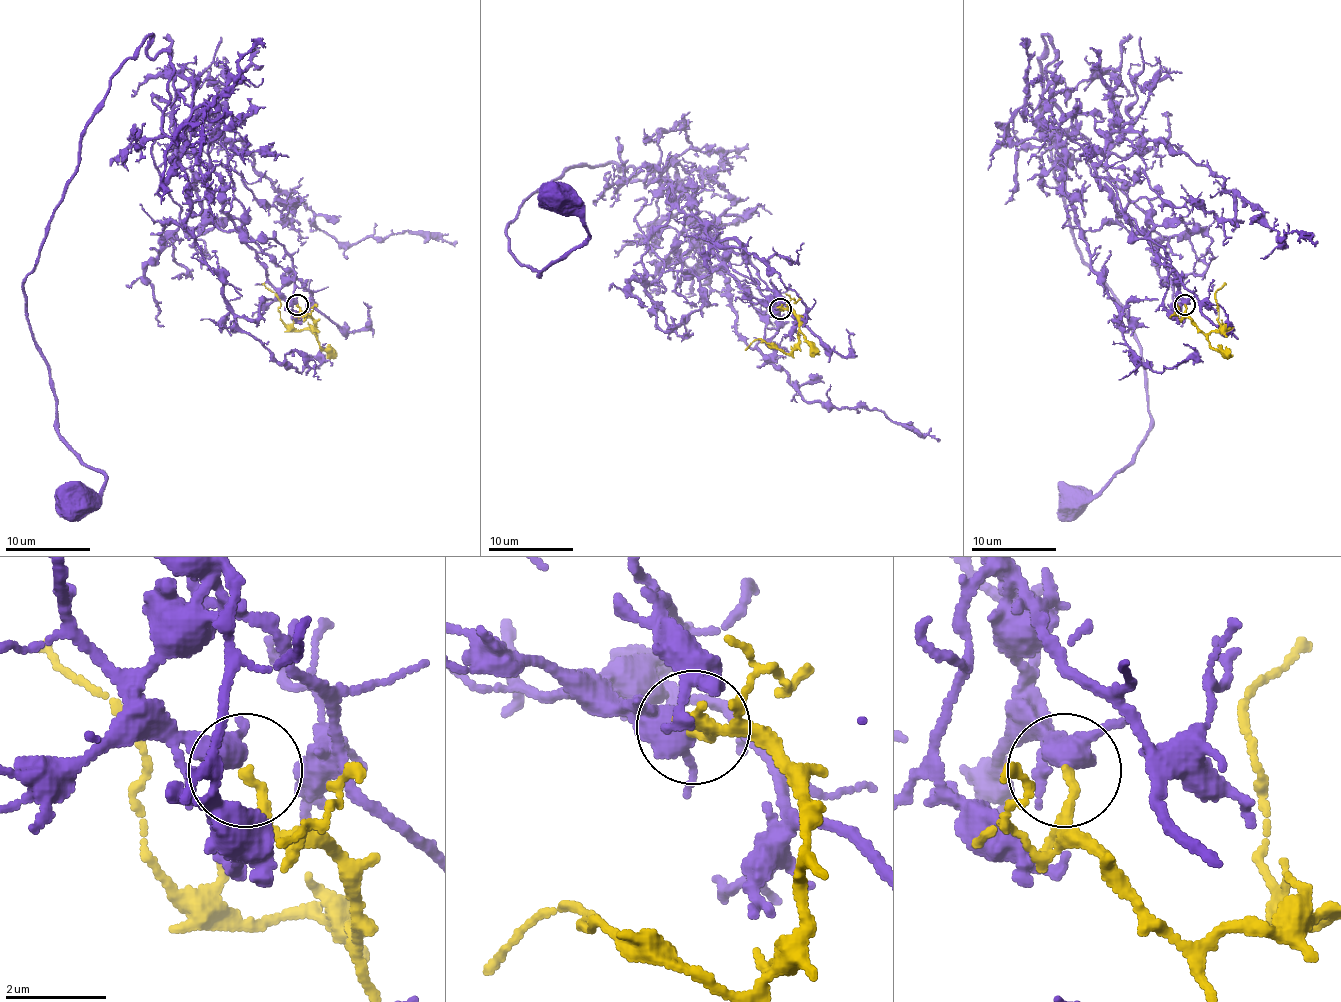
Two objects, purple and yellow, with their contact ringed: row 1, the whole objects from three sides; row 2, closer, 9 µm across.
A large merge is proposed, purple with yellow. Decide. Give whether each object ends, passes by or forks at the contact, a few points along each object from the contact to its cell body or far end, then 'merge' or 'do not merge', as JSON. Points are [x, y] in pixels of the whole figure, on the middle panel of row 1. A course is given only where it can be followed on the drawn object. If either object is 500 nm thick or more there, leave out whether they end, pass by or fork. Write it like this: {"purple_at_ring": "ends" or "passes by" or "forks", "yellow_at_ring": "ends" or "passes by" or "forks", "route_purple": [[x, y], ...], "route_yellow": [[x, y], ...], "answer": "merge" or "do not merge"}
{"purple_at_ring": "forks", "yellow_at_ring": "ends", "route_purple": [[779, 309], [705, 243], [679, 164], [537, 192], [507, 226], [539, 275], [588, 237], [558, 196]], "route_yellow": [[779, 309], [788, 309], [799, 322], [799, 343], [786, 354], [762, 343], [760, 339], [754, 339], [748, 349]], "answer": "merge"}

